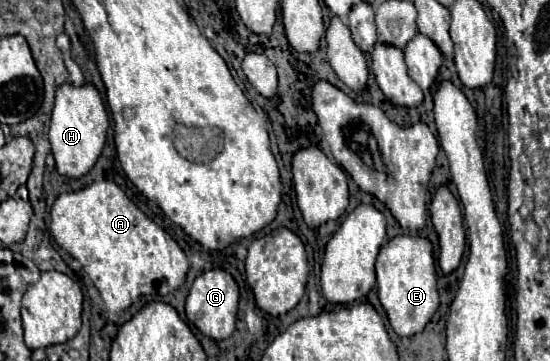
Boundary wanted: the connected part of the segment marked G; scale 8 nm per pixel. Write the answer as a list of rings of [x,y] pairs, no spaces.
[[[209,269],[203,271],[191,285],[191,291],[185,301],[185,313],[187,319],[193,321],[193,325],[207,337],[221,341],[227,339],[235,331],[235,319],[237,319],[237,307],[239,307],[239,287],[231,273],[225,269]]]

